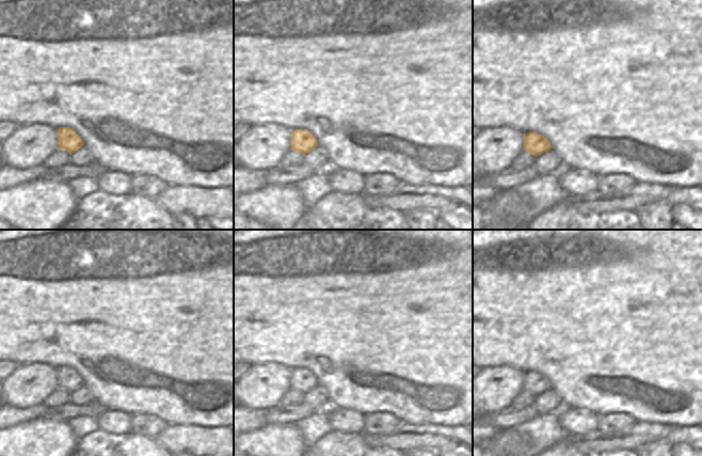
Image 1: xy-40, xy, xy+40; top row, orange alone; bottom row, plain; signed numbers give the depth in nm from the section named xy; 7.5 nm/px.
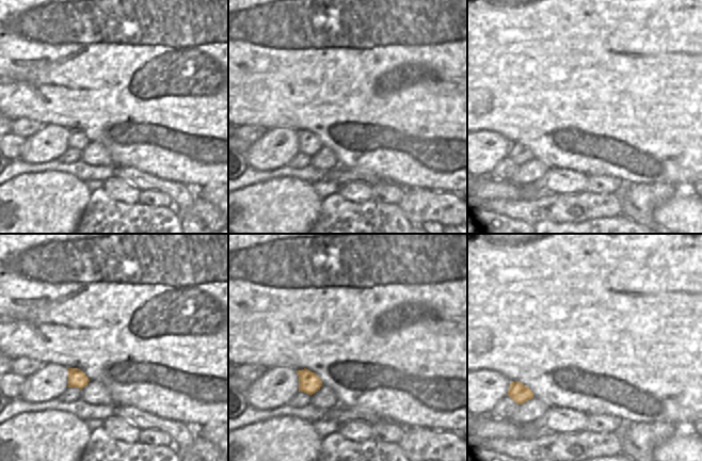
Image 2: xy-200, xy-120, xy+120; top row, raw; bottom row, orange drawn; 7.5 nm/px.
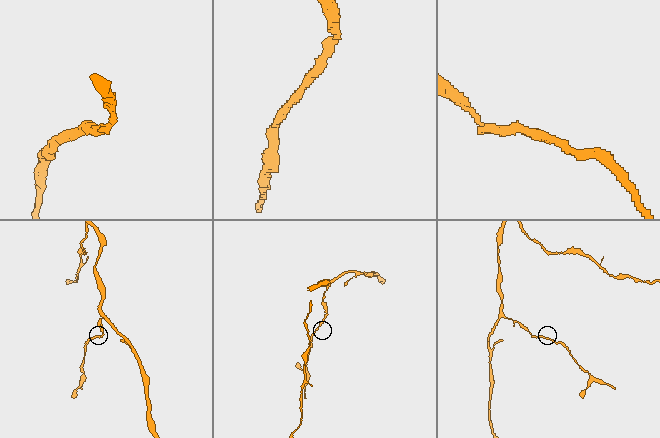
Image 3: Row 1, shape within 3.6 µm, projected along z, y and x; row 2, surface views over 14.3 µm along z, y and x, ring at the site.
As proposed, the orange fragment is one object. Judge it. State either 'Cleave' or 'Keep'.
Keep

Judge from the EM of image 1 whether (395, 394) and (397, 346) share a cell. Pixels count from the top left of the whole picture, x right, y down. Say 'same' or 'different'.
same

